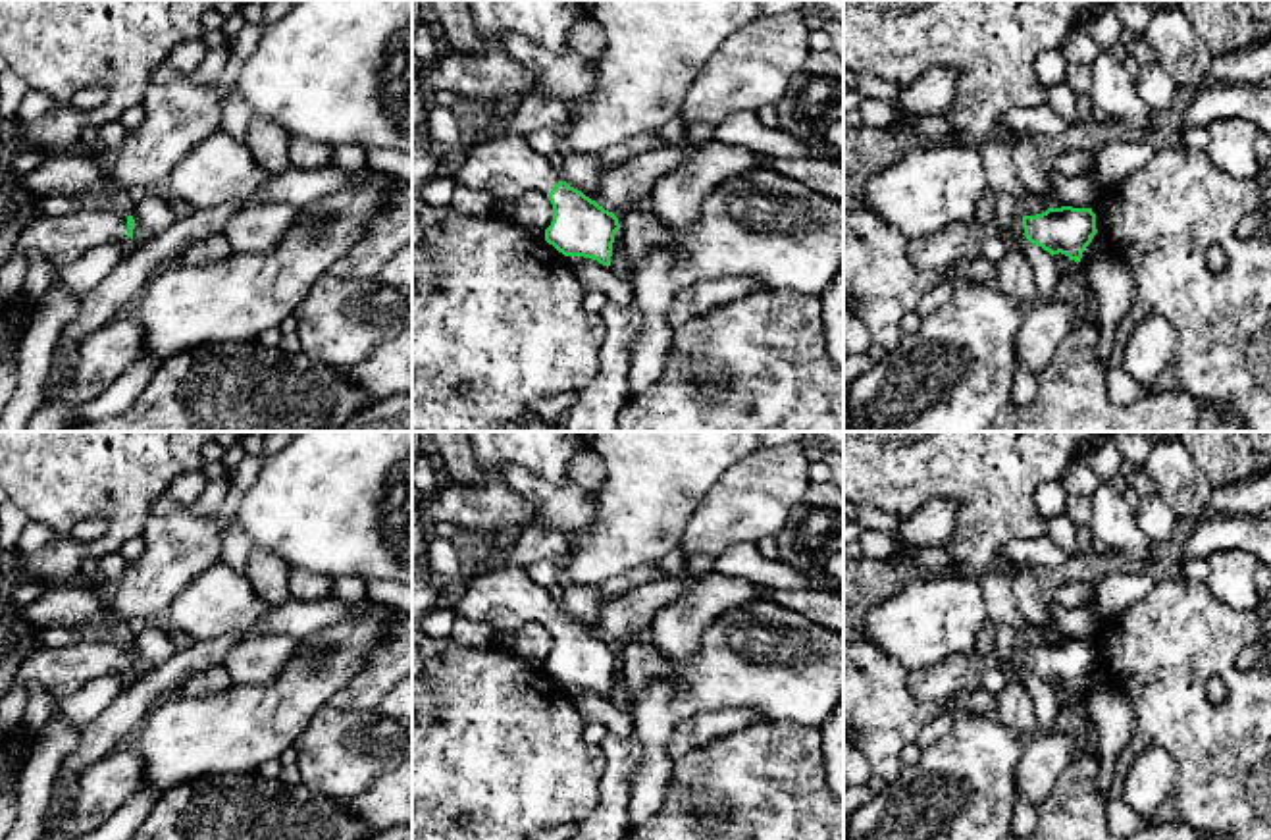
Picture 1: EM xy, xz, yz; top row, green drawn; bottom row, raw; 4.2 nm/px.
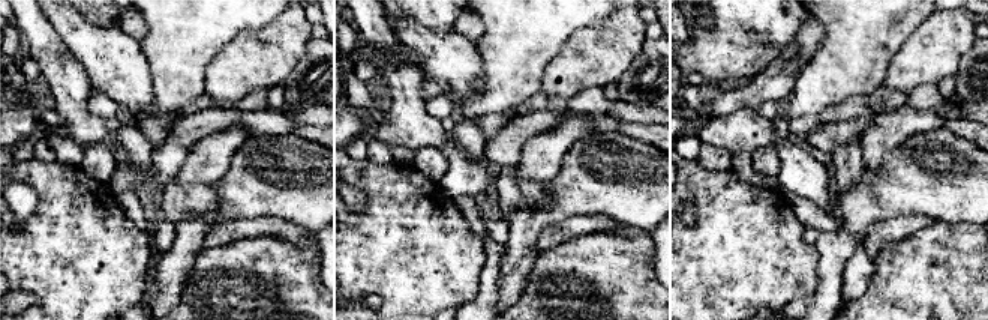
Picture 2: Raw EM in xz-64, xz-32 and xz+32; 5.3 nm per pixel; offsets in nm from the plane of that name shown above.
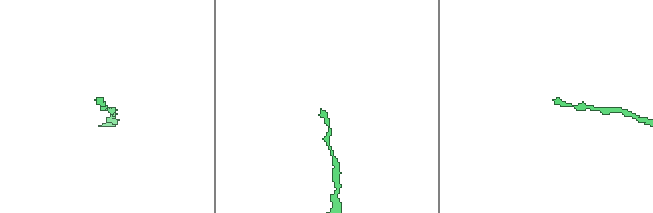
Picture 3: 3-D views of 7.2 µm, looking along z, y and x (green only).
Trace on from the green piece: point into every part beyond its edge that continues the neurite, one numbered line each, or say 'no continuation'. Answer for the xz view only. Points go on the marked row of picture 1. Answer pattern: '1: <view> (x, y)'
1: xz (505, 166)

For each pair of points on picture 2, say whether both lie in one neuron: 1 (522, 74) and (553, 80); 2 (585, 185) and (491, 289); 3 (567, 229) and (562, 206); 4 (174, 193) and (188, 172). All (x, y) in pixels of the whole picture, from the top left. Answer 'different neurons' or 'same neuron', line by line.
1: different neurons
2: different neurons
3: different neurons
4: different neurons

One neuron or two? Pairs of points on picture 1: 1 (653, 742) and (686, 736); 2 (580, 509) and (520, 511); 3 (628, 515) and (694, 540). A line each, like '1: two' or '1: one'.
1: two
2: two
3: two

